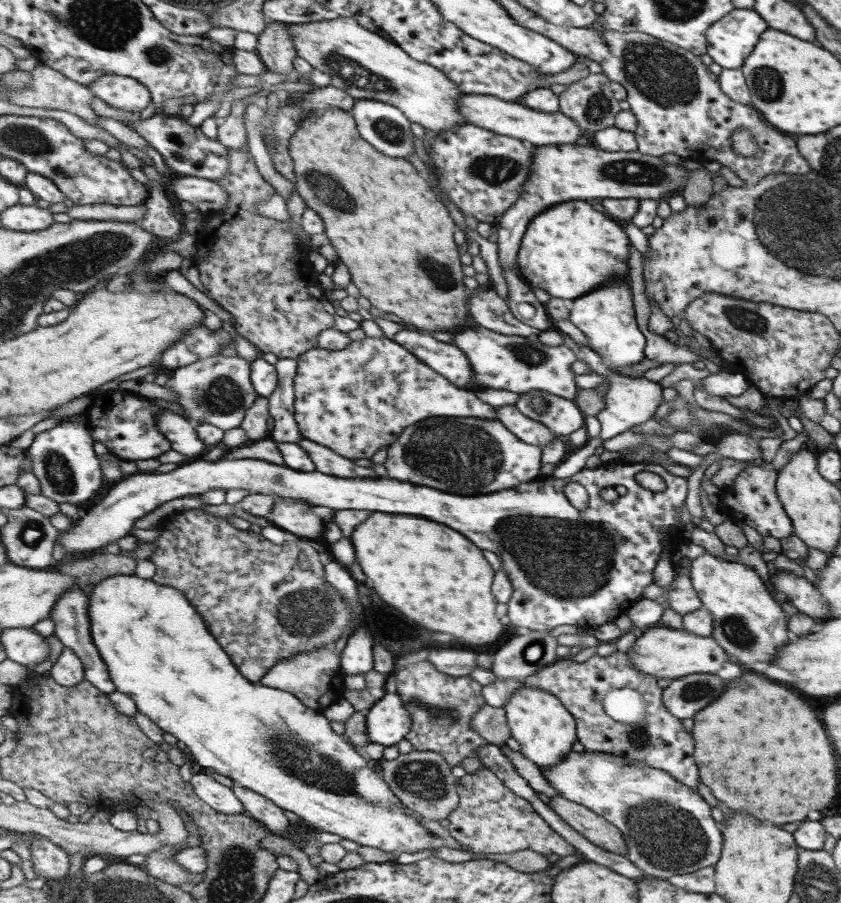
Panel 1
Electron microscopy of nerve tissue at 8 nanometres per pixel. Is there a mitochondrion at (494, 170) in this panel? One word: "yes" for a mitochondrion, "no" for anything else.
yes

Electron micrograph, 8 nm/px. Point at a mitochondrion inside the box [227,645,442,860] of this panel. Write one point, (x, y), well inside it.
(297, 757)

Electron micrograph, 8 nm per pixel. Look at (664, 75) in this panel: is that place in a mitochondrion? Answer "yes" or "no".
yes

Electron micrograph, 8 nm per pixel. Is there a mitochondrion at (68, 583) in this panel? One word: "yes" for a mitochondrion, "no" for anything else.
no

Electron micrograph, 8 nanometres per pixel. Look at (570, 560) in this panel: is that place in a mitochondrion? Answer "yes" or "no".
yes

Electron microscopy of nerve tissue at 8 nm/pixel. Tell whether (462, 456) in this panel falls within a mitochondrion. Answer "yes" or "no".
yes

